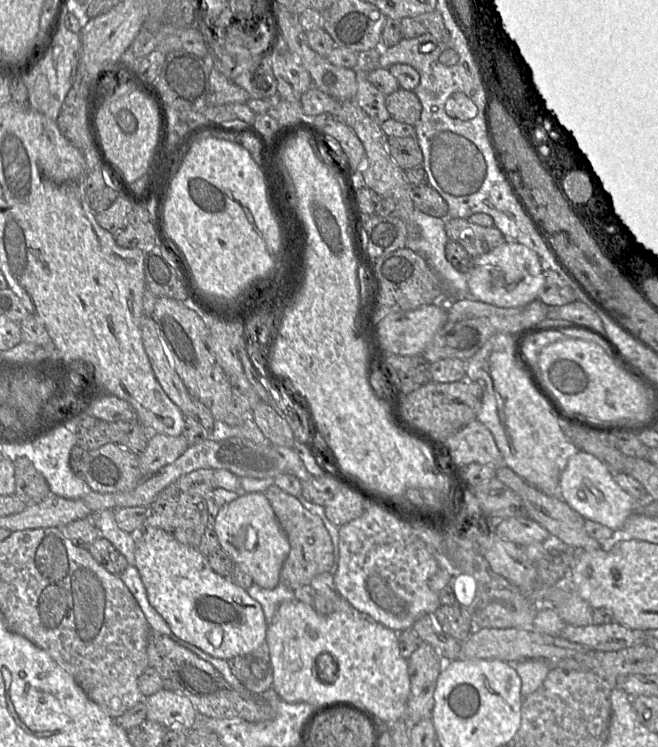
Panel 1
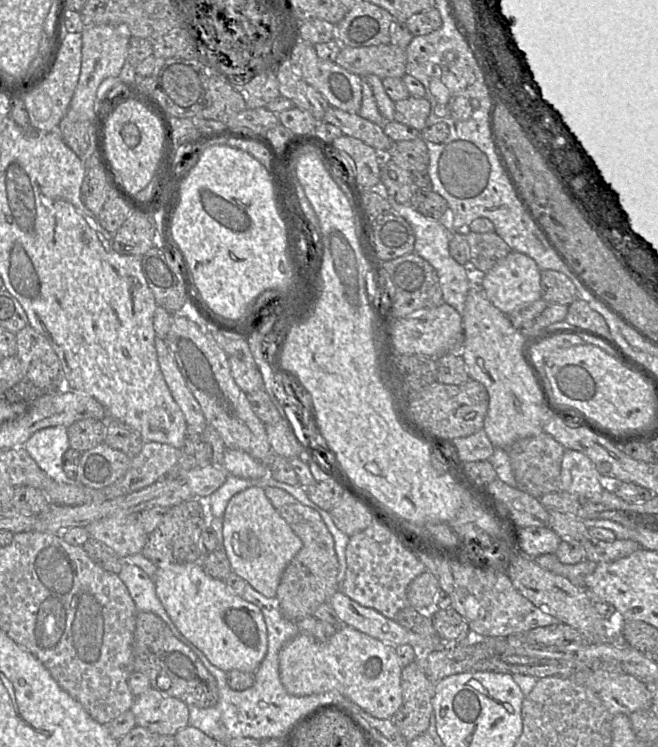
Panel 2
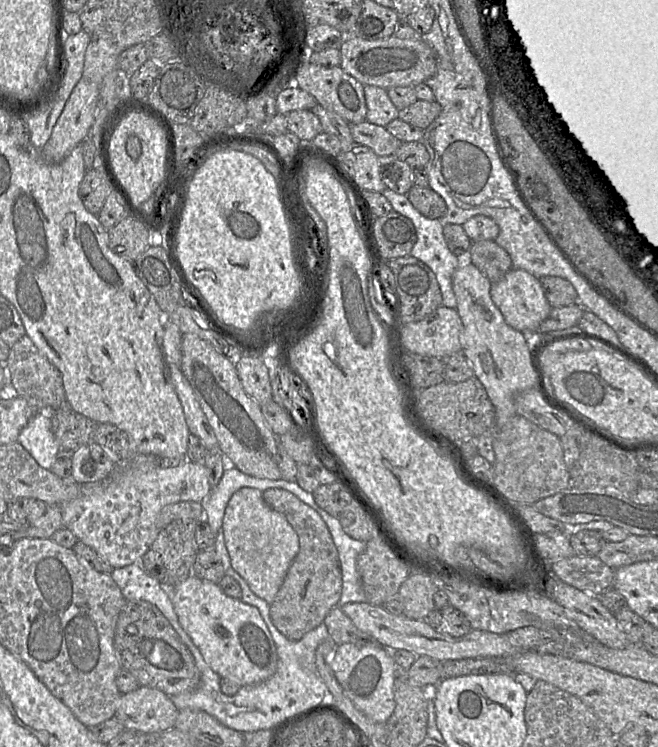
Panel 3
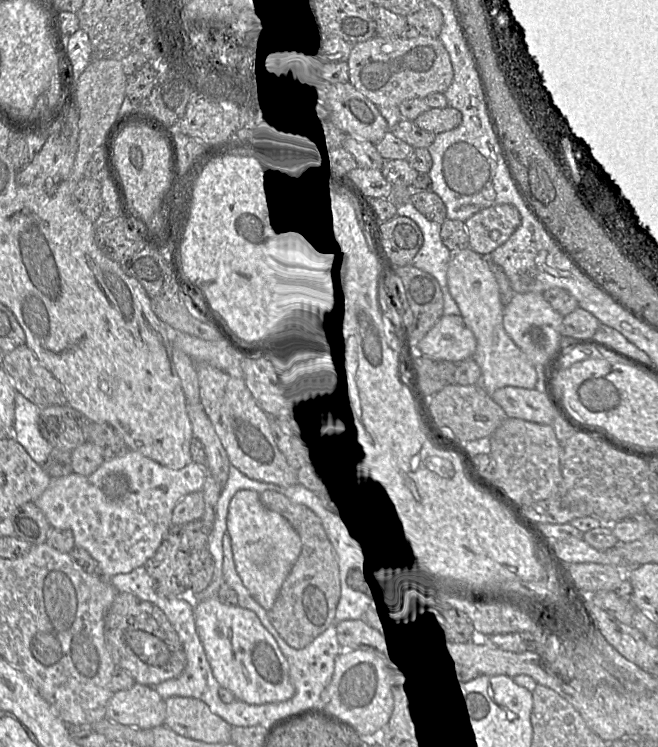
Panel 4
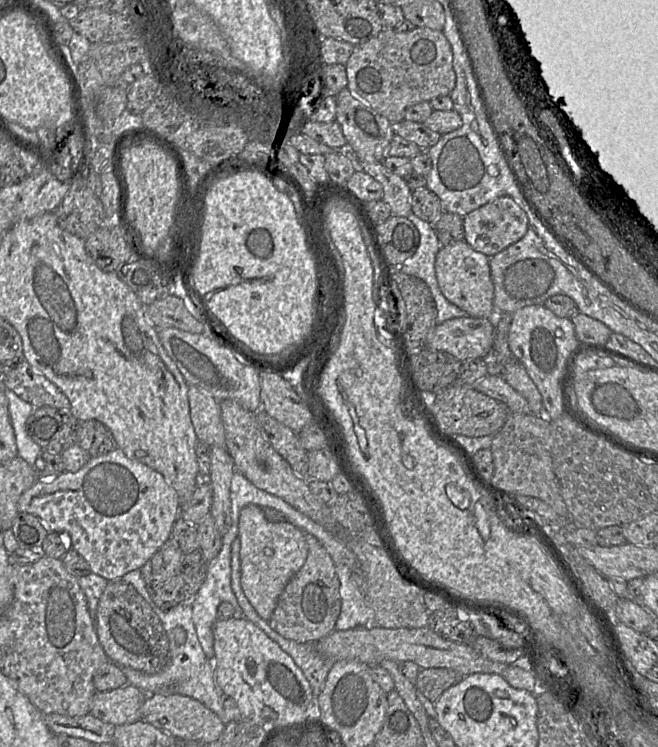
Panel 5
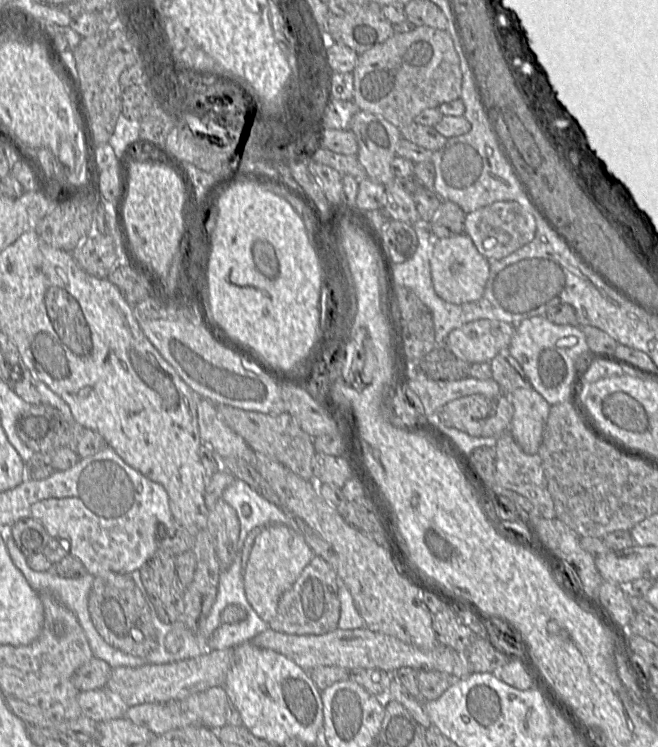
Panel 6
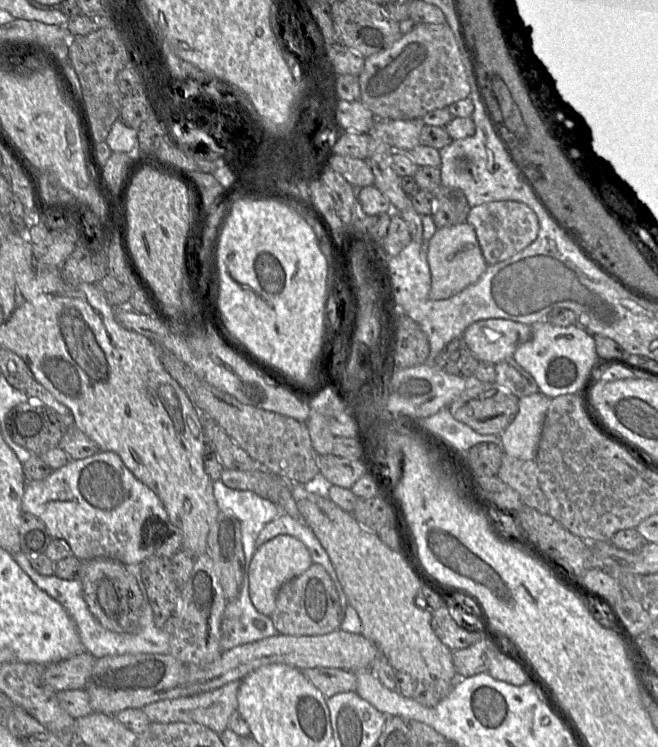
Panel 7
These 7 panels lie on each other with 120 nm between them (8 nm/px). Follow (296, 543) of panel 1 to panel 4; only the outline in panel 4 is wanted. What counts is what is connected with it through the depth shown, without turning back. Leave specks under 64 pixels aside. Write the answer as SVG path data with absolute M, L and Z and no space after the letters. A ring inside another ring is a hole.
M275 491L262 492L260 501L267 509L286 518L301 538L301 553L267 616L289 646L302 649L333 623L341 596L340 570L335 551L319 518L311 509Z

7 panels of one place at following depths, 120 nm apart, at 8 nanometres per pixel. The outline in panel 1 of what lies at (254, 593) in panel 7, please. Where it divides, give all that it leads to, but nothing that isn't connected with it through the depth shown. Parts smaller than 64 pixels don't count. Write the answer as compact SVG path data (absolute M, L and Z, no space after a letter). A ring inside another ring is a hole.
M245 493L220 507L215 519L214 531L221 549L252 577L254 583L269 590L278 585L290 545L264 493Z

